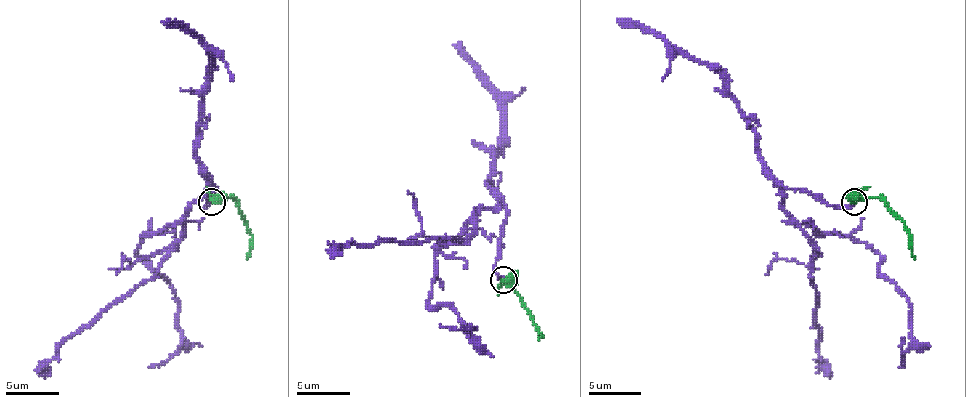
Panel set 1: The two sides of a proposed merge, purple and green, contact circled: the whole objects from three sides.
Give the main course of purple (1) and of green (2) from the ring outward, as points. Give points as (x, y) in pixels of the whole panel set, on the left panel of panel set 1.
1: (212, 203), (205, 205), (212, 186), (175, 224), (143, 235), (137, 253), (170, 285), (181, 343), (149, 367)
2: (212, 203), (223, 197), (236, 200), (252, 235), (247, 259)

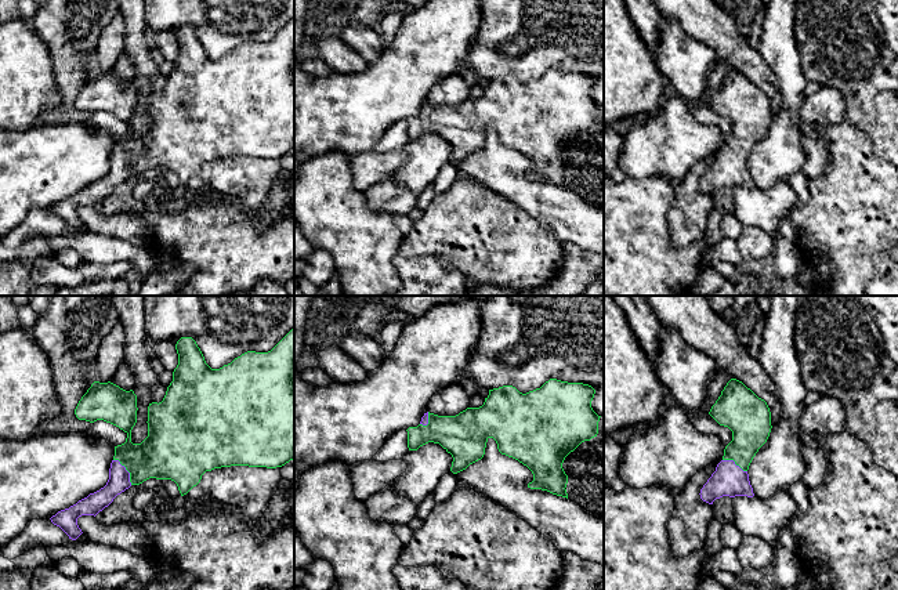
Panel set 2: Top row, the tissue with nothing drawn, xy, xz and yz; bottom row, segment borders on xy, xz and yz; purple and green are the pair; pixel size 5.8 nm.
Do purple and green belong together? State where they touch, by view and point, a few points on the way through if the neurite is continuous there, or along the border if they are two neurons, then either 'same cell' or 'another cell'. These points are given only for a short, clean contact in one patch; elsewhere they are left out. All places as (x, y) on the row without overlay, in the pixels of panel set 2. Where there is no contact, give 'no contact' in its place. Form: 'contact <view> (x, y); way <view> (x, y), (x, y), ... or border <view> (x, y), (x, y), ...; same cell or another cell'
contact xy (126, 160); way xy (119, 169), (126, 160), (133, 154), (165, 144); same cell

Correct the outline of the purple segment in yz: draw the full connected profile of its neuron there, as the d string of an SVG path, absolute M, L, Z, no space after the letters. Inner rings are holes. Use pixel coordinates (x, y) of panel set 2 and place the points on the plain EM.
M731 69L709 105L732 122L732 131L725 137L716 162L700 180L700 189L713 195L723 187L753 188L747 160L772 119L767 93L742 72Z

